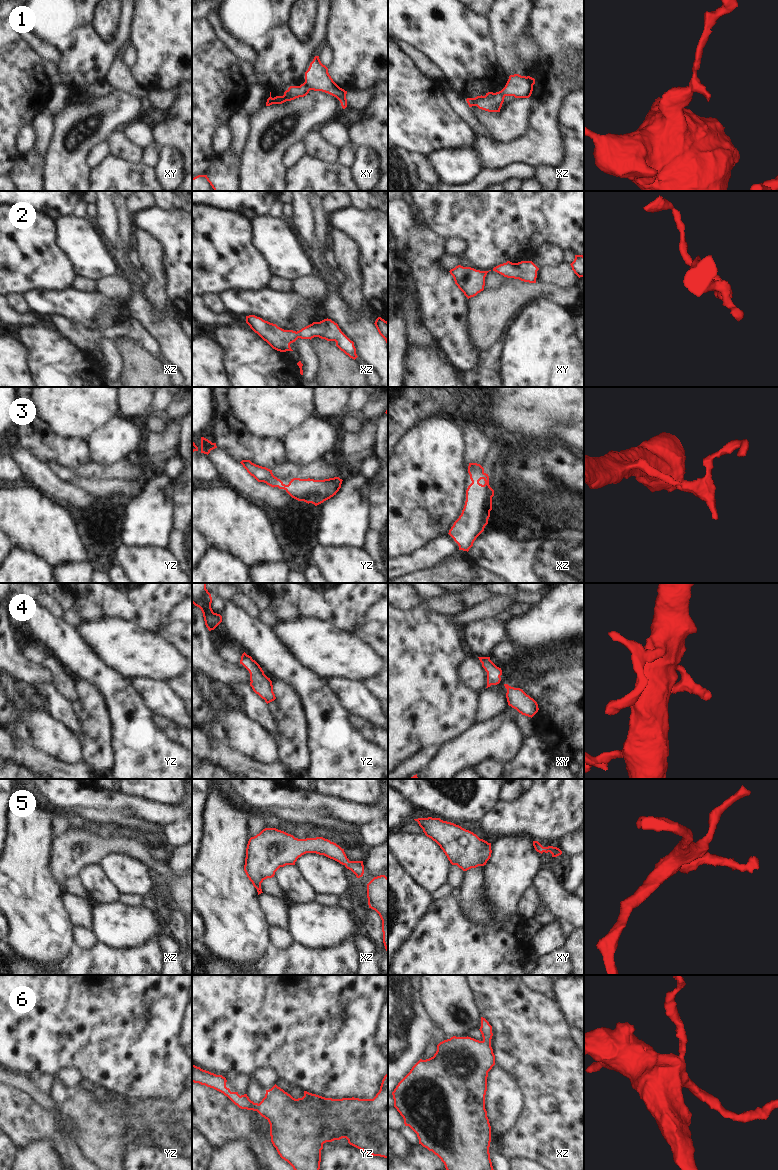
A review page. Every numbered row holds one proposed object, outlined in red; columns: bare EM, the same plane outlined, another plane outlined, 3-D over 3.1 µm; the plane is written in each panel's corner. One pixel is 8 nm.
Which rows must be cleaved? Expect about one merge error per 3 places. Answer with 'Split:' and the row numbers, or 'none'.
Split: 1

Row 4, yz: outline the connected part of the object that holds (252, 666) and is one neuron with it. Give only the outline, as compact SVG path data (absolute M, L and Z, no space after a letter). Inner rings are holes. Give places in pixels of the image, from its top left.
M245 652L241 656L240 664L242 664L250 673L250 686L253 691L258 694L268 704L276 699L273 692L273 685L260 665Z

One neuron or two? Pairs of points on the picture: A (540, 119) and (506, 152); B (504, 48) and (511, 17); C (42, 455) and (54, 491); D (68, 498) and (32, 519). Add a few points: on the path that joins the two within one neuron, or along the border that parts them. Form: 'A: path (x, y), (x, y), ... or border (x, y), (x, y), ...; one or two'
A: path (541, 131), (541, 134), (526, 149), (518, 151); one
B: path (505, 40), (508, 25); one
C: border (24, 449), (43, 463); two
D: border (39, 491), (48, 498), (65, 505); two

